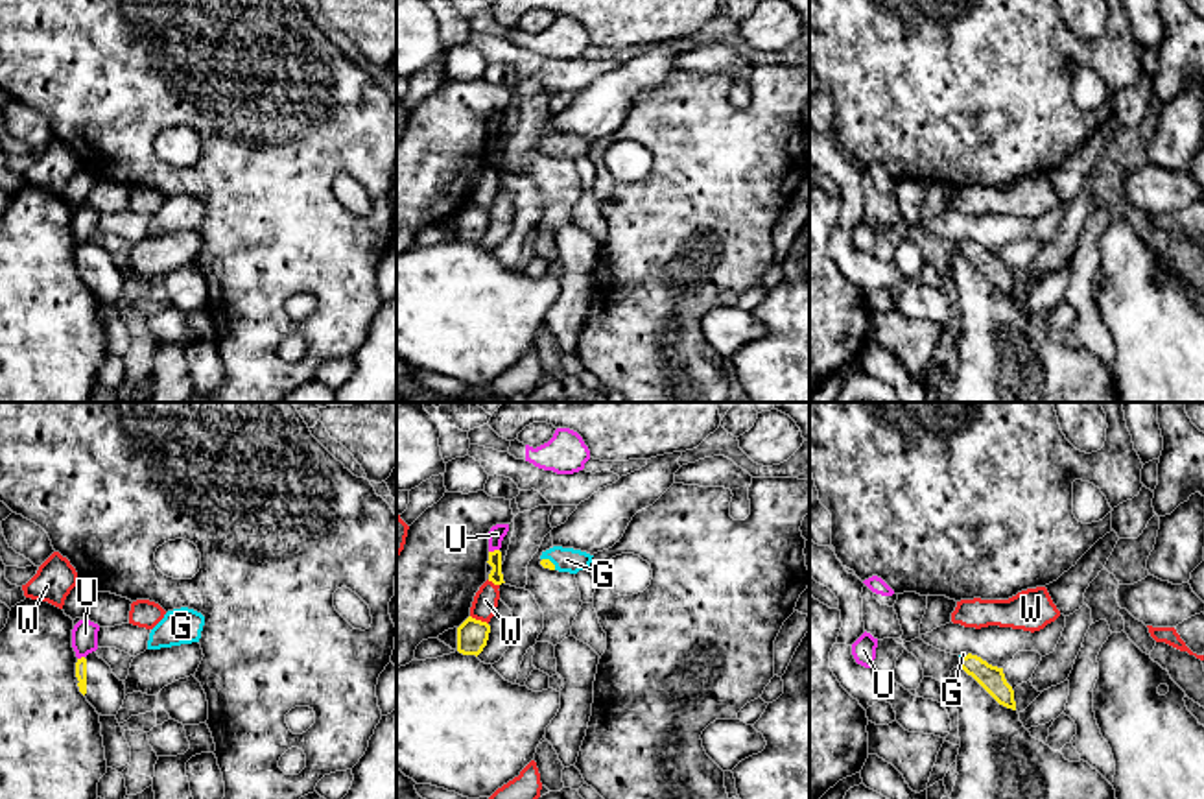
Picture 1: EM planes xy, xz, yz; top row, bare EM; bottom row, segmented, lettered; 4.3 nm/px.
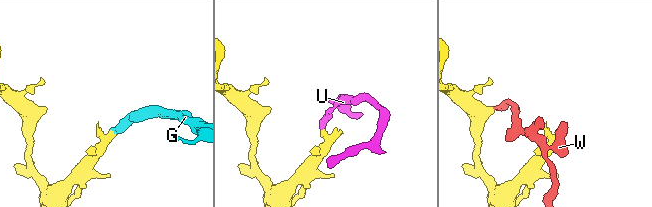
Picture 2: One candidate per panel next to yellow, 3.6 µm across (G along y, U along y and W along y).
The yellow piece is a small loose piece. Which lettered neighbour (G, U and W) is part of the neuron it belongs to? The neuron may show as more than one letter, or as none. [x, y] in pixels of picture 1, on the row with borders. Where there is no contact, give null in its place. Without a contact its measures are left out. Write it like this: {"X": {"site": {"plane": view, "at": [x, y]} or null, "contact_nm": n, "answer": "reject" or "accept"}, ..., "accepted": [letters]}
{"G": {"site": {"plane": "xz", "at": [550, 561]}, "contact_nm": 80, "answer": "accept"}, "U": {"site": {"plane": "xz", "at": [495, 550]}, "contact_nm": 50, "answer": "reject"}, "W": {"site": {"plane": "xz", "at": [480, 620]}, "contact_nm": 90, "answer": "reject"}, "accepted": ["G"]}

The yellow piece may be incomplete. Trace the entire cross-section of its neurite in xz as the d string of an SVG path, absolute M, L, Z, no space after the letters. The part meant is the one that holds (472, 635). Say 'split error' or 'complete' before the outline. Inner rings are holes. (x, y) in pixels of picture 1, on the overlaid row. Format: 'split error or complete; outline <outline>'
complete; outline M468 616L457 627L457 651L463 655L479 655L487 646L490 626Z

